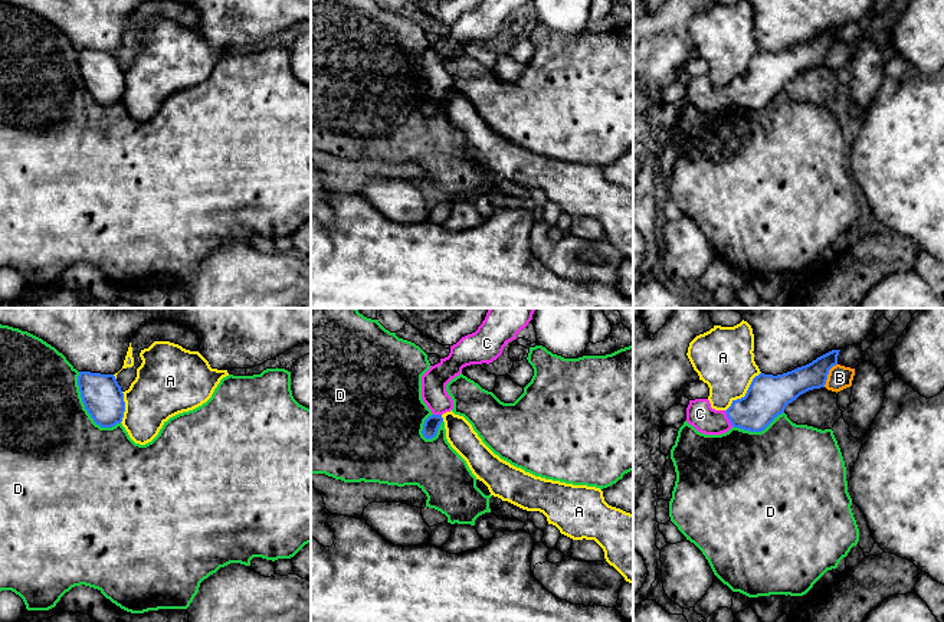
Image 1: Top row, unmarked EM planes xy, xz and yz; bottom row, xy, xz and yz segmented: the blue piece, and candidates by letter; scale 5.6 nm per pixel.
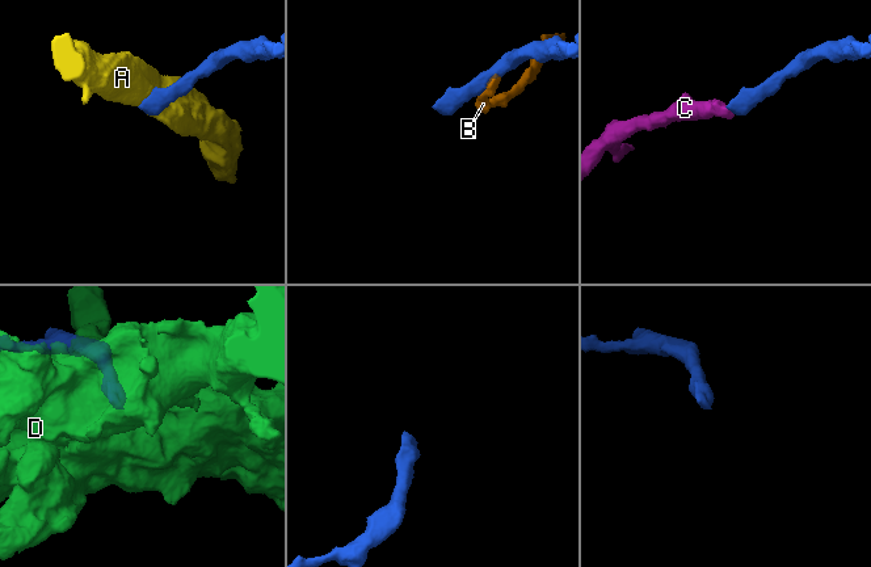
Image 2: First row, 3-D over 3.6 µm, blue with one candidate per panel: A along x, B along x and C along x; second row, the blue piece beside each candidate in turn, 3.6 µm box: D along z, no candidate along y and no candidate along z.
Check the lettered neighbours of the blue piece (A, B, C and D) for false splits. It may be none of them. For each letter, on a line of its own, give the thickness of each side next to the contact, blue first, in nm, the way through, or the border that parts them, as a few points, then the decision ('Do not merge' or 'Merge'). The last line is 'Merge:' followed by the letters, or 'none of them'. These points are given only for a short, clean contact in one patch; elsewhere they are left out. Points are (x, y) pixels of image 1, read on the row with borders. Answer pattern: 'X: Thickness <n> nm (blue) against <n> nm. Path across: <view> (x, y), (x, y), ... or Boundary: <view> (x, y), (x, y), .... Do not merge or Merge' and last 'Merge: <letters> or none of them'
A: Thickness 240 nm (blue) against 340 nm. Boundary: yz (760, 372), (753, 379), (747, 392), (737, 398), (725, 411). Do not merge
B: Thickness 160 nm (blue) against 140 nm. Boundary: yz (836, 363), (829, 370), (823, 386). Do not merge
C: Thickness 220 nm (blue) against 150 nm. Path across: yz (766, 398), (750, 413), (727, 416), (702, 416), (700, 413). Merge
D: Thickness 220 nm (blue) against 500 nm. Do not merge
Merge: C

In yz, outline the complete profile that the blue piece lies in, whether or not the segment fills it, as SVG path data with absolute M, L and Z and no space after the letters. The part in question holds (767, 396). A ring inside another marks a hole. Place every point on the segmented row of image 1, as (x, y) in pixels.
M832 350L783 374L760 373L745 396L732 400L727 410L712 409L708 399L689 400L686 422L705 435L721 435L732 426L761 432L800 395L825 387L829 370L838 364L839 351Z

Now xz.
M489 308L478 330L450 346L449 356L422 376L422 399L433 413L423 425L422 433L426 439L436 436L443 422L442 415L453 409L446 384L466 366L496 360L504 347L528 325L534 311L535 308Z

